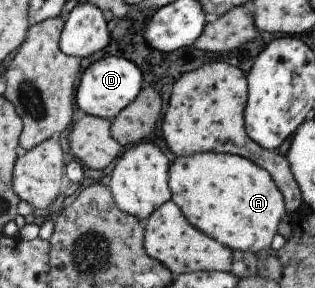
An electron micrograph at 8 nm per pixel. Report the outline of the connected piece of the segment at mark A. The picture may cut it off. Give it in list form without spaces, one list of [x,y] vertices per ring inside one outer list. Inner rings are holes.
[[[198,152],[169,162],[167,186],[186,221],[227,248],[250,253],[270,248],[272,236],[285,211],[285,201],[270,174],[236,154]]]

